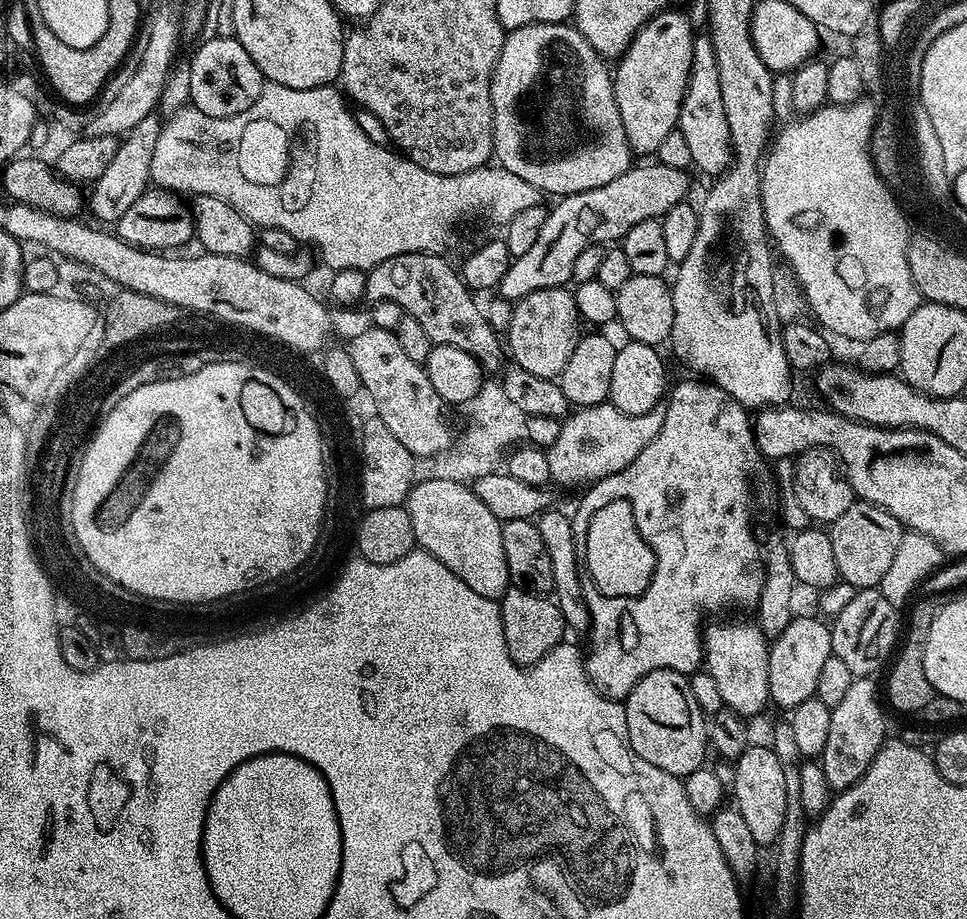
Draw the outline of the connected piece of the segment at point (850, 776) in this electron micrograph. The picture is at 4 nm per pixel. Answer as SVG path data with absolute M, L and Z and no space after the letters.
M872 676L855 677L849 692L842 698L842 702L838 702L838 706L831 708L830 731L826 737L826 746L821 750L818 757L818 762L822 766L822 770L826 770L826 782L830 782L833 790L843 790L854 786L854 782L858 782L858 778L862 778L862 774L866 774L870 762L874 762L878 750L884 745L886 739L886 733L884 733L885 705L882 700L882 705L880 705L880 700L876 697L874 681L875 679Z

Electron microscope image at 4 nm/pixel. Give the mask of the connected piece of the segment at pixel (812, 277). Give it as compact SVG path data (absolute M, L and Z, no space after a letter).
M861 98L853 104L829 103L817 112L792 118L796 120L775 133L760 173L760 197L768 235L779 255L781 252L792 267L816 315L815 323L833 337L845 336L857 342L895 333L922 302L910 274L908 224L896 205L897 197L876 172L869 152L877 113L875 99Z

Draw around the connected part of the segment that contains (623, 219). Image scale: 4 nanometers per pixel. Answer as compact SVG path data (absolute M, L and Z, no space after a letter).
M640 162L628 168L626 174L618 174L614 182L606 182L606 186L598 186L594 190L582 190L573 196L565 196L551 205L546 222L542 222L542 230L538 230L538 238L534 238L534 246L530 246L527 254L515 257L503 276L498 292L503 299L513 302L526 298L526 294L534 294L534 290L562 288L572 280L574 262L586 246L595 244L611 245L623 241L624 236L638 226L638 222L659 220L667 214L670 206L685 203L688 192L688 175L685 170L673 170L670 166L662 166L655 162Z

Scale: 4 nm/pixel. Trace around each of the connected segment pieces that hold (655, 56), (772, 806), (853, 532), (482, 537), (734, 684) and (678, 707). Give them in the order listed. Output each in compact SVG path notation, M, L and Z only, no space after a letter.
M665 10L651 16L619 57L620 65L614 68L612 85L618 114L622 114L622 126L626 126L628 145L640 158L656 153L666 134L677 131L680 123L682 98L686 94L697 38L687 14L680 11Z
M748 747L734 761L734 765L736 773L734 774L734 788L731 792L731 795L736 798L734 806L742 814L746 827L750 829L750 835L757 846L775 845L786 815L786 785L781 763L772 753L771 747Z
M857 499L840 518L830 524L830 535L834 542L834 558L838 561L838 574L843 583L849 584L849 589L879 588L882 578L886 578L886 570L894 562L894 554L898 554L898 542L902 542L906 529L882 506L868 504L865 500Z
M442 477L423 479L412 484L406 501L417 545L434 554L446 570L454 570L470 590L499 601L510 586L506 550L502 550L502 522L490 514L486 502L467 483Z
M732 620L728 628L719 628L709 623L703 629L704 642L703 667L714 678L718 691L722 693L725 709L736 712L742 717L751 718L761 715L769 707L768 691L768 650L769 637L764 635L759 623L748 620Z
M654 670L646 674L628 691L623 701L626 726L634 750L650 766L666 770L666 774L689 776L694 770L705 767L704 755L709 755L709 721L690 691L688 676L674 670Z

